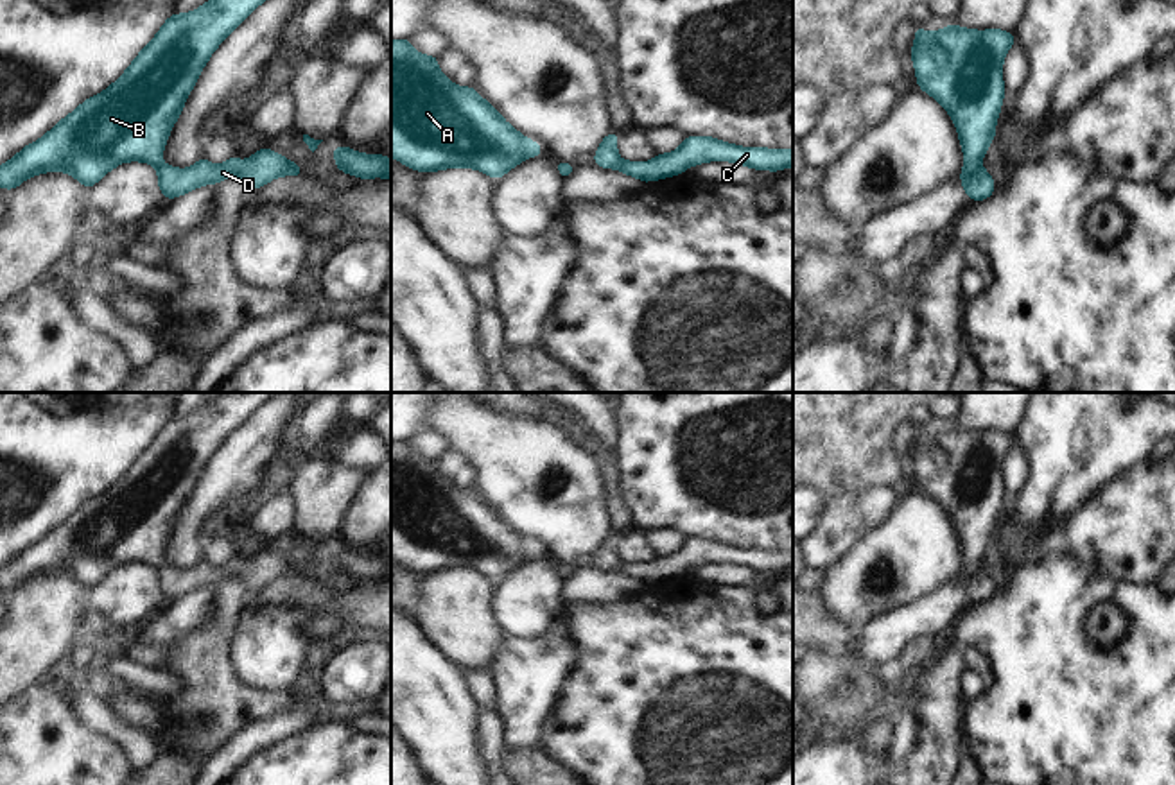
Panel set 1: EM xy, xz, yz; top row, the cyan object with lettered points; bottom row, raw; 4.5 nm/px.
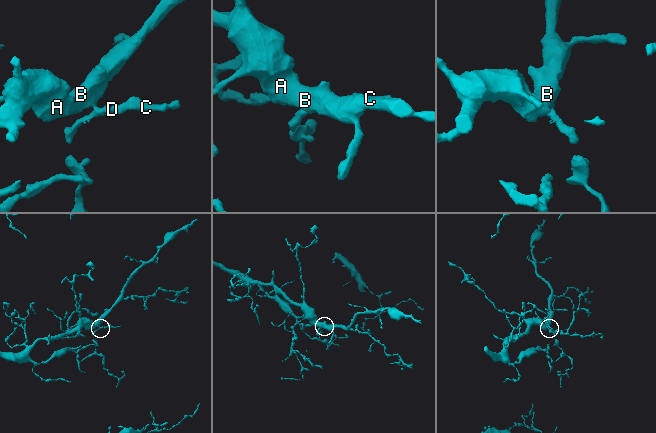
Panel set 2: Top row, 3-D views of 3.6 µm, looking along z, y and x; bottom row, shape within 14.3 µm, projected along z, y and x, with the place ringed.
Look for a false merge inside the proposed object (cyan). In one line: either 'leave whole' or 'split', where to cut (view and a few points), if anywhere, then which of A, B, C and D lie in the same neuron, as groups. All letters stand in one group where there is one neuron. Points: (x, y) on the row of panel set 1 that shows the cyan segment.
leave whole | no cut | A B C D

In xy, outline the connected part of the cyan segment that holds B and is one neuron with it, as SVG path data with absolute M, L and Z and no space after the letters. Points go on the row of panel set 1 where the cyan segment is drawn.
M208 0L196 11L170 14L120 79L0 165L0 188L14 190L32 176L61 170L88 190L124 161L154 165L167 201L228 177L244 176L246 188L257 190L278 176L305 176L298 163L269 147L244 163L237 156L222 165L203 156L185 170L161 163L165 142L203 66L262 2Z

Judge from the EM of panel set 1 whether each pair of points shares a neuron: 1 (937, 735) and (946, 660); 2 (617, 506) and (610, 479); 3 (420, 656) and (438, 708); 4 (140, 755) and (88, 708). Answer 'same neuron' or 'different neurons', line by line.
1: same neuron
2: same neuron
3: same neuron
4: same neuron

